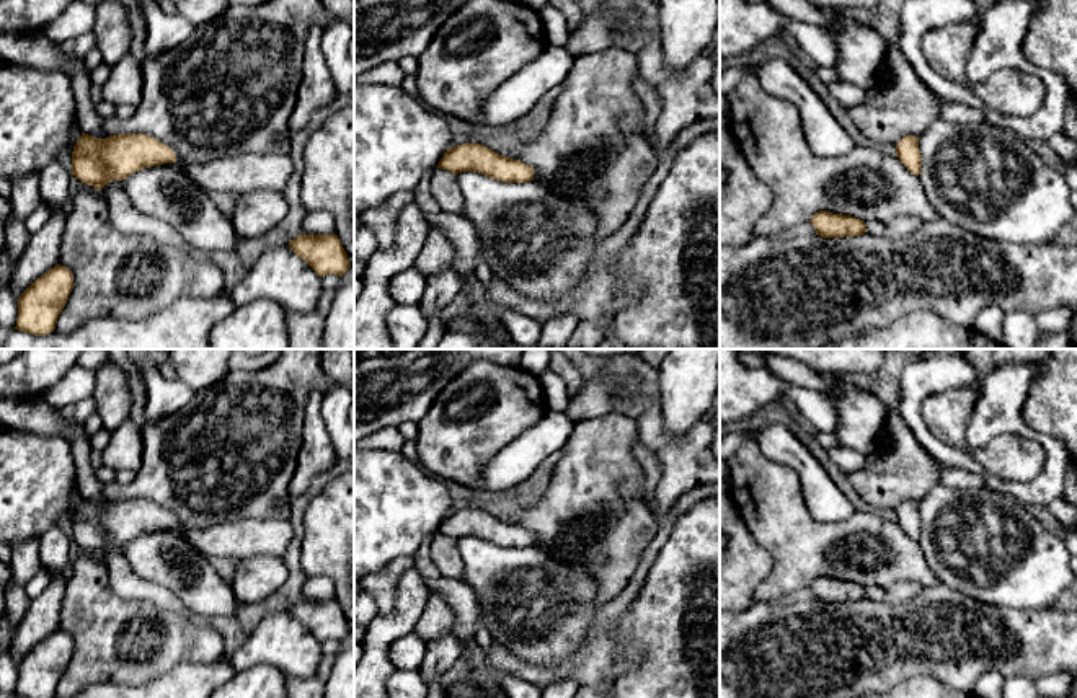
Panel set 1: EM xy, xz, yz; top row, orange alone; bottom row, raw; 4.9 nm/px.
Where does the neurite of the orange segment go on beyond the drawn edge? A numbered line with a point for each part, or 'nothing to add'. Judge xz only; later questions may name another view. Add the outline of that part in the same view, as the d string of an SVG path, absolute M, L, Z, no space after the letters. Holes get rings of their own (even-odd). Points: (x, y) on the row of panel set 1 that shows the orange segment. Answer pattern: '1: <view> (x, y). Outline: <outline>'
nothing to add

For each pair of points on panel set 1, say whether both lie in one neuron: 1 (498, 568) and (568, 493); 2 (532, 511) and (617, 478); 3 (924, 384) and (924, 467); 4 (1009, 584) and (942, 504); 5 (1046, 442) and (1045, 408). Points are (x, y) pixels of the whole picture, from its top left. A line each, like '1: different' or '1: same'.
1: different
2: same
3: different
4: same
5: different

